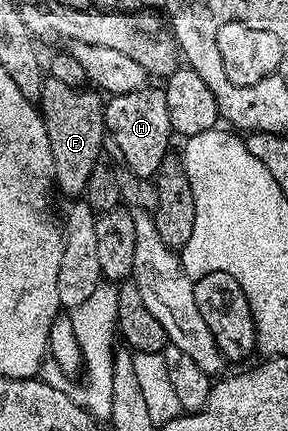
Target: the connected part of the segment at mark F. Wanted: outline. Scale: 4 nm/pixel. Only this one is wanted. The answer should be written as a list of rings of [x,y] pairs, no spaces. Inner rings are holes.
[[[46,76],[39,112],[47,127],[47,139],[51,143],[53,176],[56,184],[60,192],[62,189],[65,193],[80,194],[86,188],[92,169],[102,160],[101,144],[107,141],[102,94],[89,87],[80,89],[66,87],[59,83],[59,79]]]

